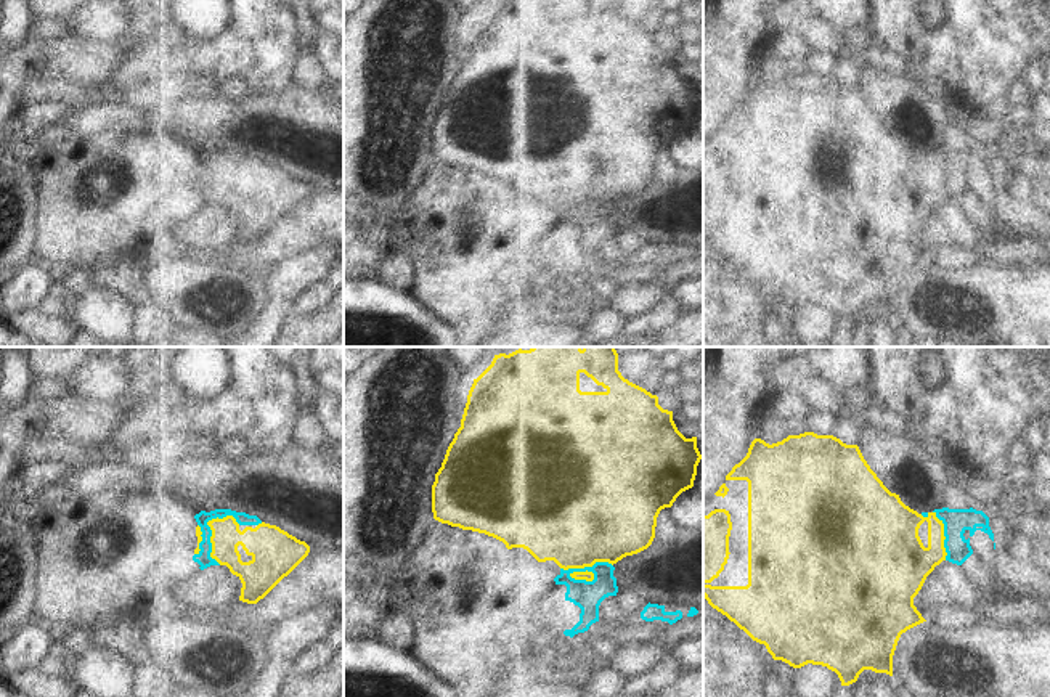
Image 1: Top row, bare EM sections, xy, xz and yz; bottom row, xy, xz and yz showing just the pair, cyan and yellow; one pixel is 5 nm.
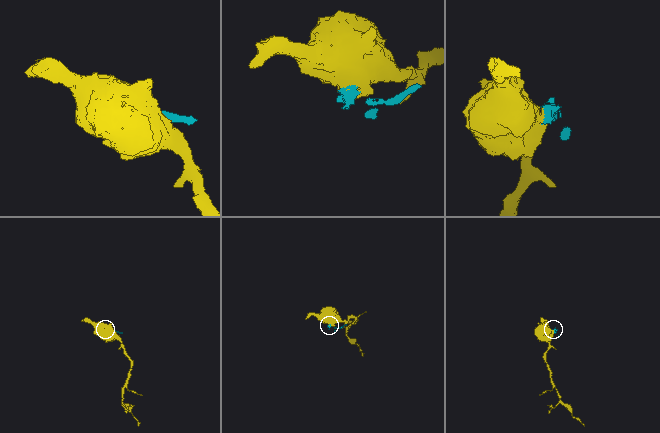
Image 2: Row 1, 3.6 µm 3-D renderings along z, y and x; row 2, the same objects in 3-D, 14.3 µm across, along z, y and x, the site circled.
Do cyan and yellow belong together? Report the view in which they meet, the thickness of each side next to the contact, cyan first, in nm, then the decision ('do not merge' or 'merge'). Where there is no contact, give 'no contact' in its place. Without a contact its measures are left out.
meets cyan in xz; 140 nm thick on the cyan side, 480 nm on the other; do not merge

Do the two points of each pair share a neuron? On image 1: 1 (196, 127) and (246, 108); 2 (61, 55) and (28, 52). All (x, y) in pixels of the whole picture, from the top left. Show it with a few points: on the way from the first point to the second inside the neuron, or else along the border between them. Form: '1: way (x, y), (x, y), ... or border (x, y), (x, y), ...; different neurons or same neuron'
1: way (209, 119), (233, 119); same neuron
2: border (45, 42), (42, 66), (37, 74); different neurons

